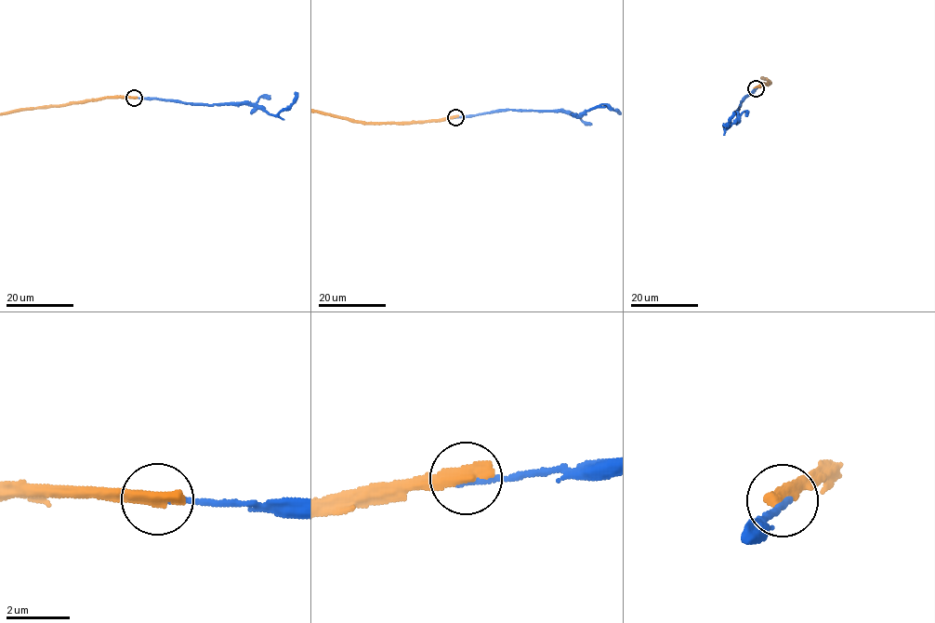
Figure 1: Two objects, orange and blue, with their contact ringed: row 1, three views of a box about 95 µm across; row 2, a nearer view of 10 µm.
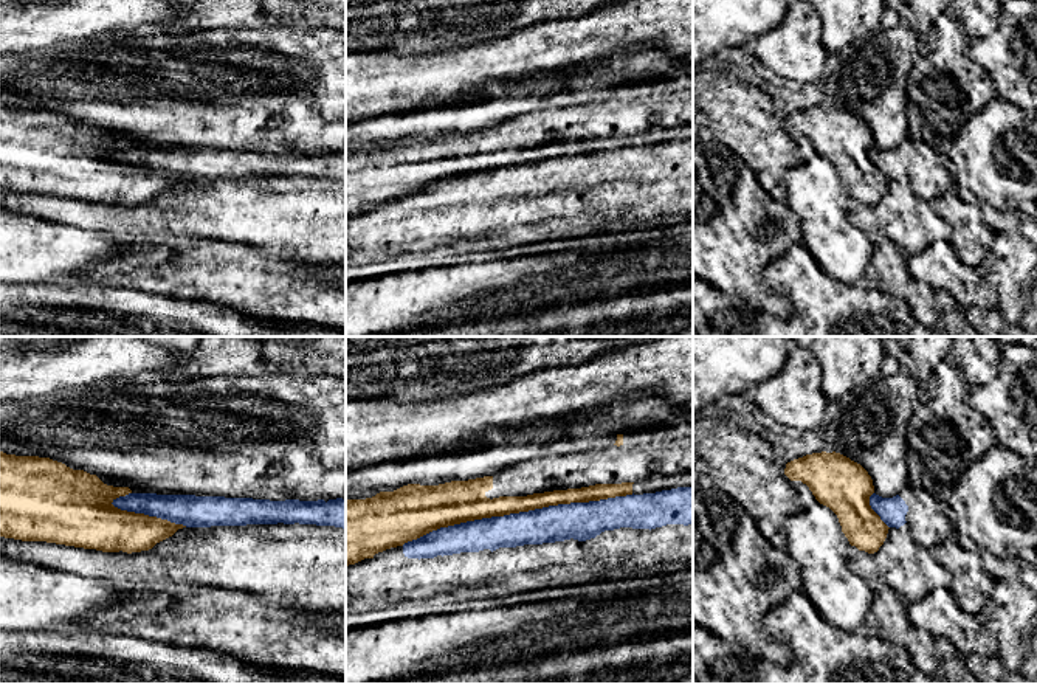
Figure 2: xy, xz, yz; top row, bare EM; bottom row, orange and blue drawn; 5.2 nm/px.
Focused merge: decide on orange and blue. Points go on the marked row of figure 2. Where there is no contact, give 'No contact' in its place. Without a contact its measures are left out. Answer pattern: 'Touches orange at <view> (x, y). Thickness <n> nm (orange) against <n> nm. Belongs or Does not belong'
Touches orange at xz (516, 512). Thickness 180 nm (orange) against 190 nm. Does not belong

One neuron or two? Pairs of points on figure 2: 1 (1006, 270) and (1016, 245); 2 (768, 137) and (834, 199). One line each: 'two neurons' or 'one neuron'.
1: one neuron
2: two neurons

